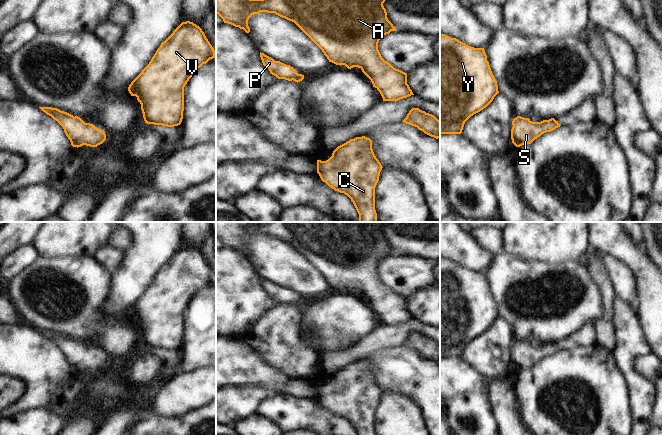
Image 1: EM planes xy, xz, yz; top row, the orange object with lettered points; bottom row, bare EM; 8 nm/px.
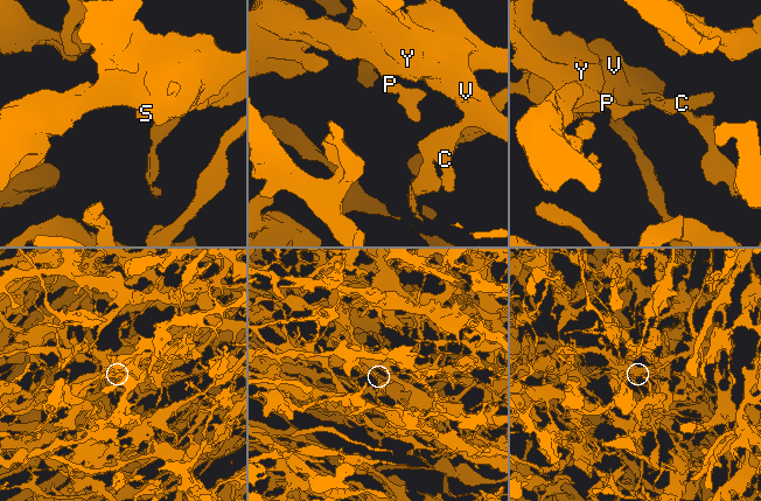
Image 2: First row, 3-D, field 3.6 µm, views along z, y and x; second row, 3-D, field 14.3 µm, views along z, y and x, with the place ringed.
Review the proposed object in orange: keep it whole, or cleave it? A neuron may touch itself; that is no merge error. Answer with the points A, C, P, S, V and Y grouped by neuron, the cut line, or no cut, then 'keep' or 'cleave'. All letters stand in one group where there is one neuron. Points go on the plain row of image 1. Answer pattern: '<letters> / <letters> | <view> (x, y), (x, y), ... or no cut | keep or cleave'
A C P S V Y | no cut | keep

